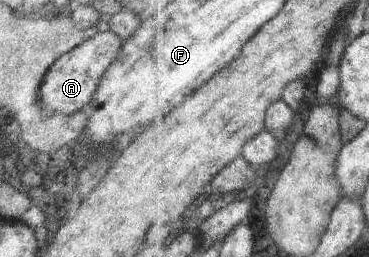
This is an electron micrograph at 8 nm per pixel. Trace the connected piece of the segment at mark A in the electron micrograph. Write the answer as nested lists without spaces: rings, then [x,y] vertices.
[[[111,31],[97,32],[93,37],[85,40],[81,45],[59,56],[41,81],[39,105],[43,113],[70,116],[86,108],[98,90],[99,79],[103,77],[105,69],[116,61],[117,55],[123,47],[123,39],[119,39]]]

